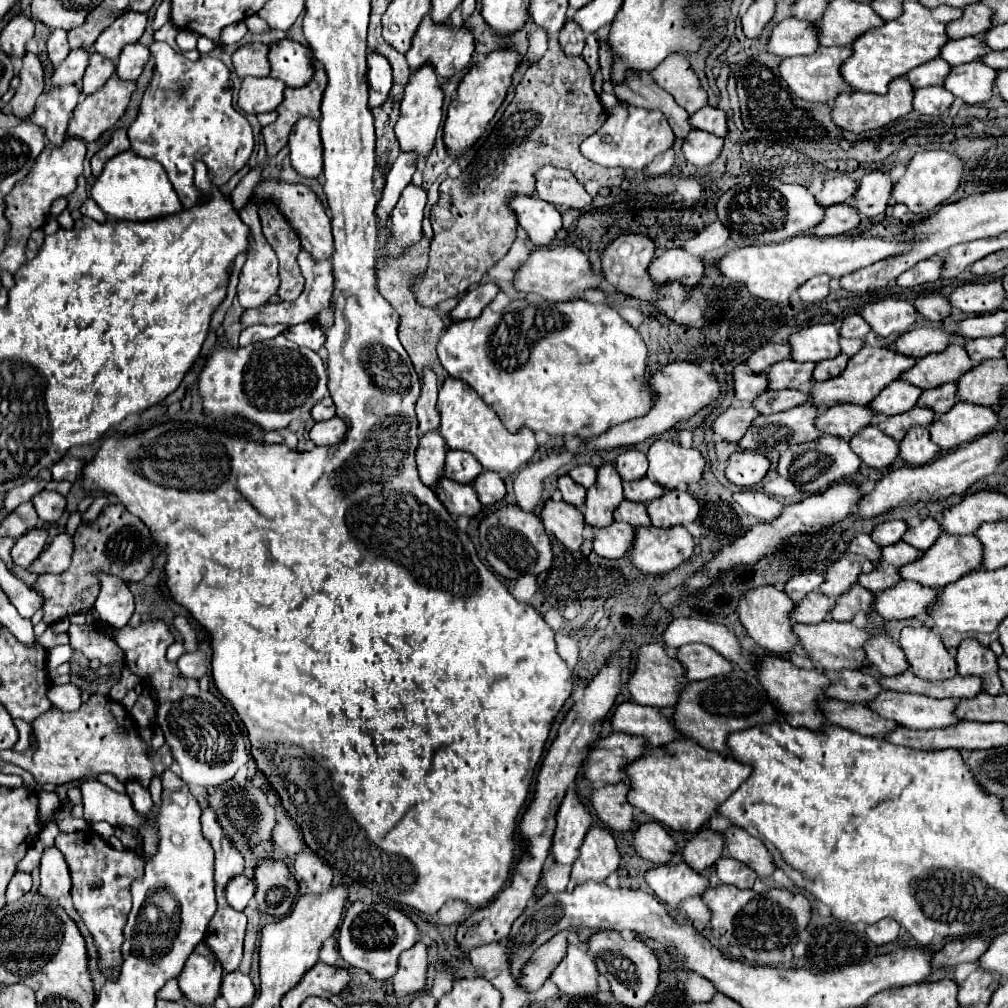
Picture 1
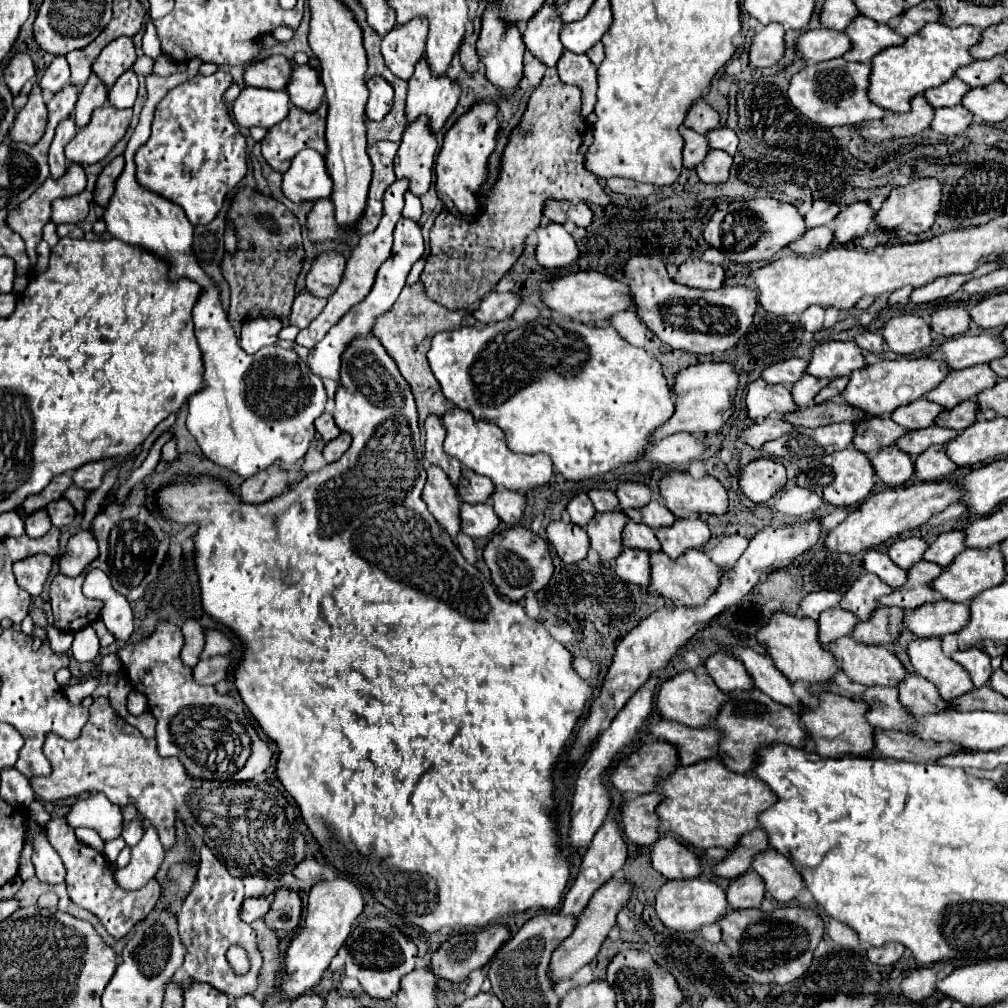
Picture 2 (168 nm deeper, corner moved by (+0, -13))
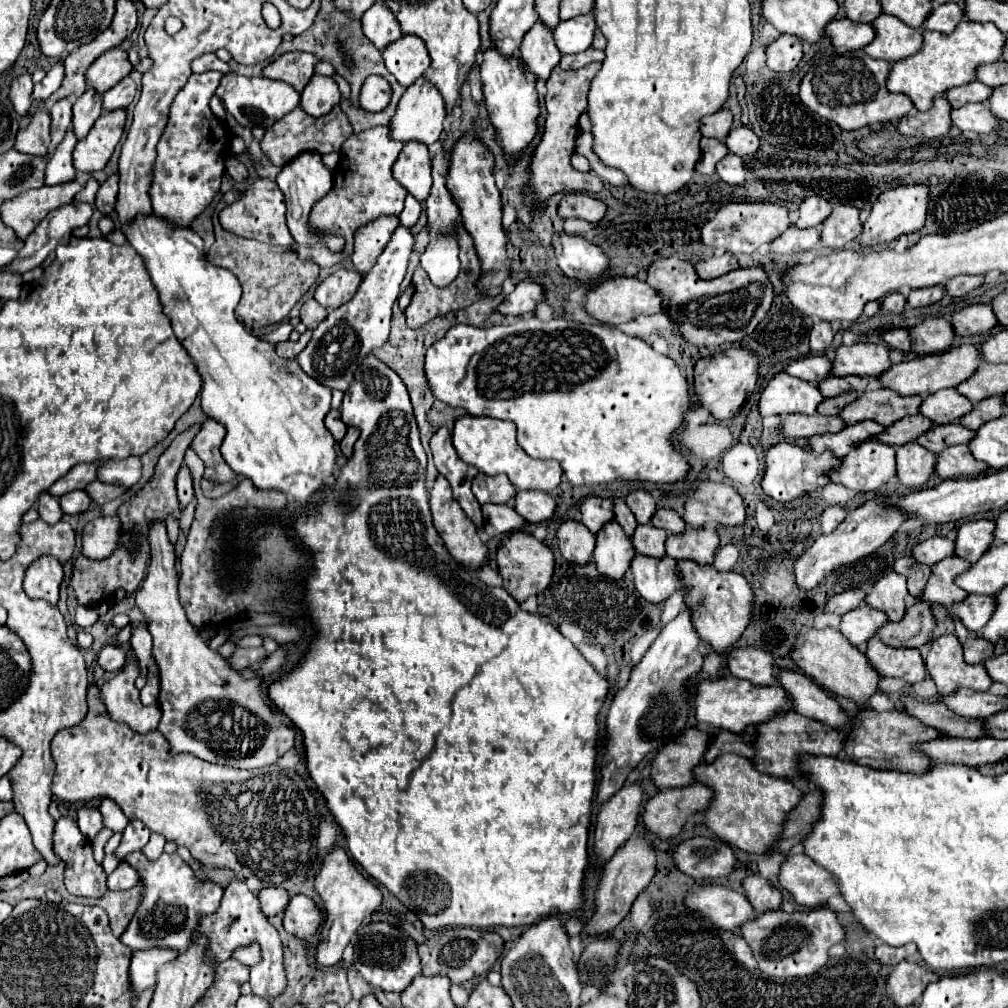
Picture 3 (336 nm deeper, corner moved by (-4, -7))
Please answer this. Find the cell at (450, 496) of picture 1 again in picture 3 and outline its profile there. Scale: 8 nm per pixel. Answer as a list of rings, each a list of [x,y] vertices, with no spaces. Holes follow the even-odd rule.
[[[486,504],[486,506],[482,506],[482,512],[484,512],[484,518],[486,518],[484,532],[488,536],[510,534],[510,532],[516,532],[516,530],[522,530],[528,524],[508,504],[498,504],[498,506],[496,504]]]

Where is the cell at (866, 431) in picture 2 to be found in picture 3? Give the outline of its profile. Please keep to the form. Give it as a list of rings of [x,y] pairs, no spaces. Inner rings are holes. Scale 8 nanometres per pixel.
[[[906,416],[904,420],[898,420],[894,426],[886,428],[884,434],[876,436],[876,440],[882,440],[884,444],[890,446],[900,446],[900,444],[908,444],[914,442],[920,434],[932,430],[934,424],[926,418],[926,416]]]

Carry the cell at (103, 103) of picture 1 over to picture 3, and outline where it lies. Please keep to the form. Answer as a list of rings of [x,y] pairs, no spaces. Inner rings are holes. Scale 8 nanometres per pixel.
[[[124,110],[104,112],[92,126],[90,134],[76,144],[74,168],[86,174],[102,170],[122,138],[124,122],[126,122]]]

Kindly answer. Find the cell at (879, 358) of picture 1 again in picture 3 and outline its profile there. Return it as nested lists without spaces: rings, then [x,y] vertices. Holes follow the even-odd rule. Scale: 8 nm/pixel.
[[[962,344],[960,348],[950,348],[944,354],[932,354],[932,356],[918,356],[910,362],[900,362],[894,364],[888,372],[884,372],[880,376],[882,384],[886,388],[896,390],[902,396],[912,396],[912,394],[934,394],[942,388],[956,388],[958,384],[962,384],[964,380],[968,380],[978,366],[984,362],[980,346],[978,344]]]

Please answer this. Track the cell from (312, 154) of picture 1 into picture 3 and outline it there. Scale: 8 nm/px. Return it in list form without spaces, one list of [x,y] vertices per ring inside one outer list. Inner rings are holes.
[[[304,152],[300,156],[296,156],[296,160],[292,160],[292,164],[286,164],[280,174],[276,176],[276,184],[280,186],[280,190],[286,196],[286,206],[288,206],[288,228],[296,240],[296,244],[304,244],[304,246],[314,246],[314,244],[324,244],[328,250],[332,252],[342,252],[344,248],[344,238],[342,236],[328,236],[322,232],[314,232],[308,226],[308,216],[312,212],[312,206],[316,204],[316,200],[320,200],[322,196],[326,196],[332,190],[334,178],[332,172],[322,164],[320,154],[314,152]]]

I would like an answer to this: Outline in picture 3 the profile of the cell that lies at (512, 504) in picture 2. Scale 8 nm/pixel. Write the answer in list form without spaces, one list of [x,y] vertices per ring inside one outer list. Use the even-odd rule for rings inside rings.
[[[518,492],[514,510],[524,516],[528,522],[546,522],[554,516],[556,500],[546,492]]]

